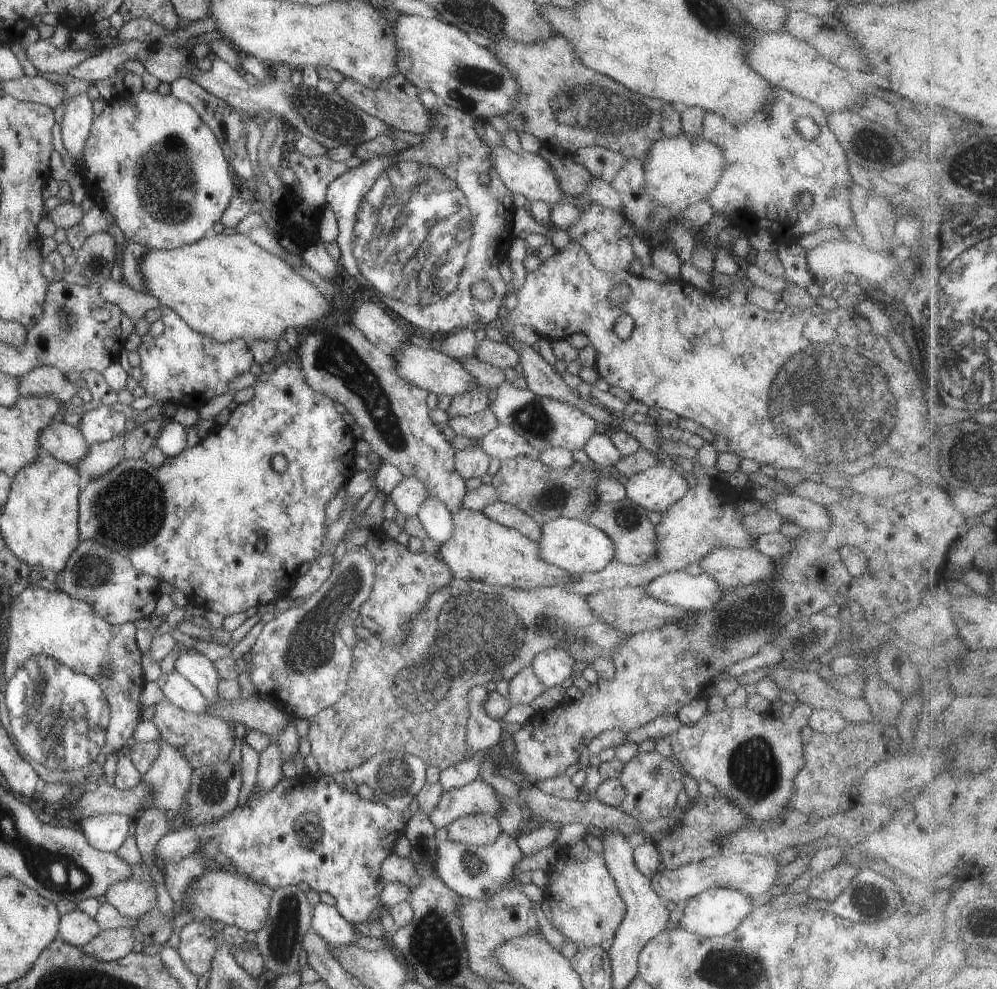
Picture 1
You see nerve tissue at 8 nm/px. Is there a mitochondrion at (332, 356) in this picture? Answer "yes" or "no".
yes

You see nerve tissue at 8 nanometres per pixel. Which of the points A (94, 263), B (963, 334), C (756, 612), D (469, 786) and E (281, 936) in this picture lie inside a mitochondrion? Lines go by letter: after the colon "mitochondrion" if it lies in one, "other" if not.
A: mitochondrion
B: mitochondrion
C: mitochondrion
D: other
E: mitochondrion

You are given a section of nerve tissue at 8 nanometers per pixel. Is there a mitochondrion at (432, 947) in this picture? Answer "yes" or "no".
yes

